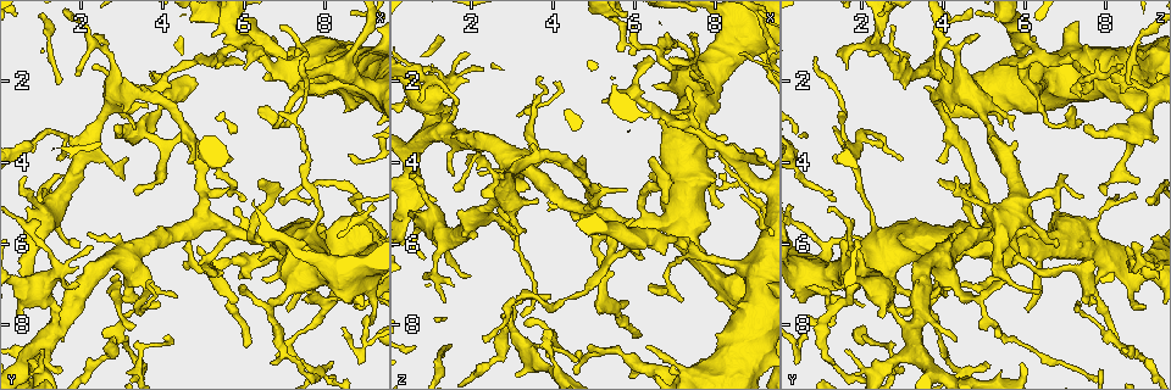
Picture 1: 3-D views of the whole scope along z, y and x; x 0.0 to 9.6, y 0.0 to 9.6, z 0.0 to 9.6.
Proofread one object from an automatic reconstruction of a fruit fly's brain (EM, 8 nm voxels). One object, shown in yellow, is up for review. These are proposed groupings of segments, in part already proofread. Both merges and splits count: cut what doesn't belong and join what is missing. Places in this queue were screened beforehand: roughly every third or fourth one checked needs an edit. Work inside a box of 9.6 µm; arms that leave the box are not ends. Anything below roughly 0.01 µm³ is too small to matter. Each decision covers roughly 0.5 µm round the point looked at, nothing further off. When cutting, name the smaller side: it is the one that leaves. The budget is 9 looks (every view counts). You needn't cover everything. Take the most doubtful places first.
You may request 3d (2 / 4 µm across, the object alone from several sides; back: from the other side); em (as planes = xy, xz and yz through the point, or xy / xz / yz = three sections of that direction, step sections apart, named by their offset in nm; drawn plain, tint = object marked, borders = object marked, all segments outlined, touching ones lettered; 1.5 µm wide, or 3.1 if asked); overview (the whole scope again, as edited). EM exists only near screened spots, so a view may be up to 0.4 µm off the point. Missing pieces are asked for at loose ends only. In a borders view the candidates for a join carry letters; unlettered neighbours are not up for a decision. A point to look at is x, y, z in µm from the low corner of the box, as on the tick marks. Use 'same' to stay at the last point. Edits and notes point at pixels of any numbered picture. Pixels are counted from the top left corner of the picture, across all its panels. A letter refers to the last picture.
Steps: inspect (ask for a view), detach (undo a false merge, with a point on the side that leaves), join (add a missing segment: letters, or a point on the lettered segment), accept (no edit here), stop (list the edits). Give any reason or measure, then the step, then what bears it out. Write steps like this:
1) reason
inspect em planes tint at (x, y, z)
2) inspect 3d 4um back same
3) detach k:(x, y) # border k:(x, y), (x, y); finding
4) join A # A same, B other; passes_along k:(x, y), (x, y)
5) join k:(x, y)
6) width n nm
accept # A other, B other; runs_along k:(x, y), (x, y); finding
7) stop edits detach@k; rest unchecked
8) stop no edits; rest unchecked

an open end
inspect em 3.1um planes borders at (5.90, 1.55, 5.40)

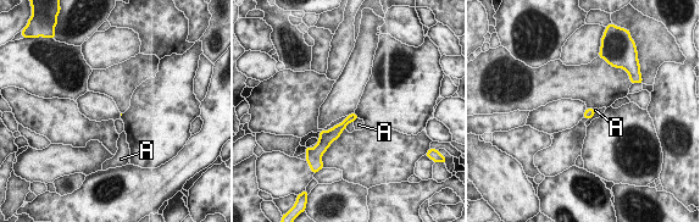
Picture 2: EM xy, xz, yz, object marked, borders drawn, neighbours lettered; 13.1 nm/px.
accept # A other; border 2:(357, 117), (353, 121); none of them fits

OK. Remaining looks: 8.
tapers out
inspect 3d 2um at (6.05, 8.55, 8.30)

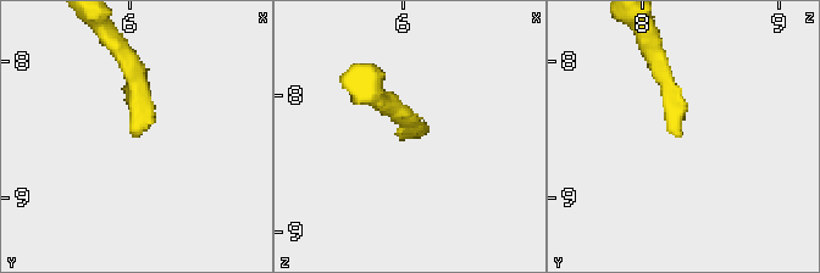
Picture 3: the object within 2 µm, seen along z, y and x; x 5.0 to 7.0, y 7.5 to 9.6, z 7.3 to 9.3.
inspect em xz step 8 borders at (6.04, 8.52, 8.28)

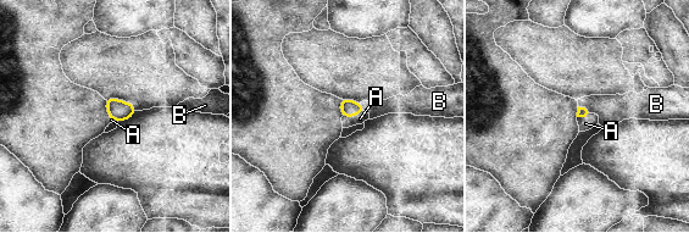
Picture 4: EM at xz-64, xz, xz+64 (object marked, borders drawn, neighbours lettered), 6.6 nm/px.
inspect em planes borders same

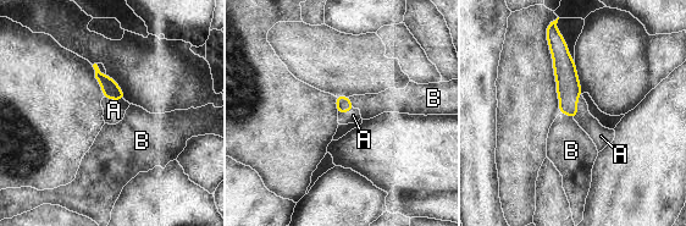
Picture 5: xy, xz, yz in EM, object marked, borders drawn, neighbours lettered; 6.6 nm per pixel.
join A # A same, B other; passes_along 5:(568, 86), (576, 108), (601, 136); it goes on there

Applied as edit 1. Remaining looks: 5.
an open end
inspect 3d 4um at (8.20, 8.90, 5.05)

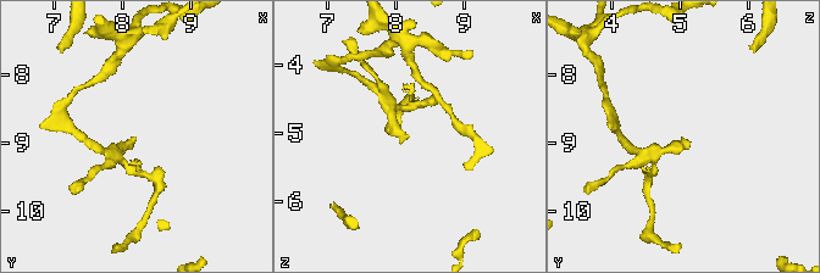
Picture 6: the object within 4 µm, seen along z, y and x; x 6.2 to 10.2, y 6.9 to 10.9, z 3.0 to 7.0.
inspect em xz step 8 tint at (8.20, 8.85, 5.05)

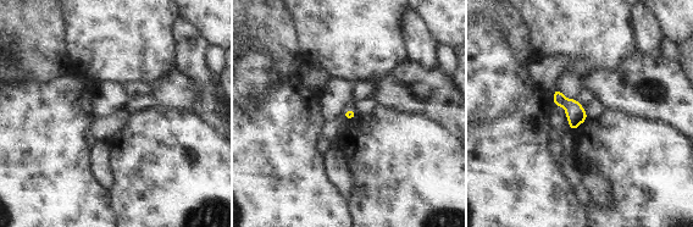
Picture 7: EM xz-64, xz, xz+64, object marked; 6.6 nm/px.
see the neighbours
inspect em xz step 8 borders same

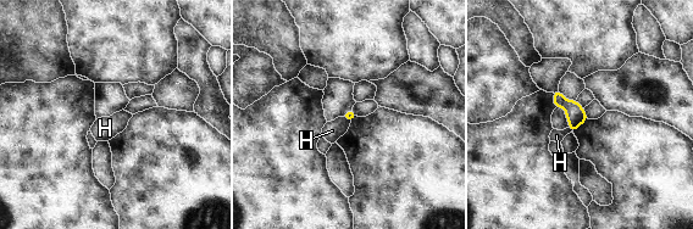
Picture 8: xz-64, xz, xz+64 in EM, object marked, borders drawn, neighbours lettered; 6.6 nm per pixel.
accept # H other; border 8:(342, 116), (350, 121); no lettered segment goes on from it

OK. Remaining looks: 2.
stop edits join@5; rest unchecked

